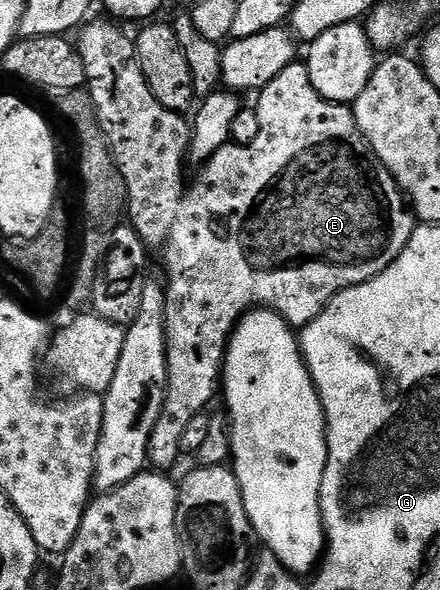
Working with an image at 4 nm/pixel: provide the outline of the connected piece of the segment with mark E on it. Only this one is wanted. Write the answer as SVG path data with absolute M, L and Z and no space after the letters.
M95 20L84 23L78 29L77 47L81 58L87 63L87 83L85 85L93 98L95 112L103 126L103 133L107 136L107 143L115 156L117 166L125 178L127 187L127 216L130 227L143 239L148 249L163 248L163 268L167 271L165 287L167 301L165 302L165 326L167 327L167 397L164 400L163 412L153 426L152 436L148 442L147 459L150 467L155 470L171 470L179 460L179 447L183 444L183 435L187 427L203 412L203 407L214 398L215 392L220 391L221 377L223 375L223 361L227 359L227 344L231 341L231 333L240 320L252 309L267 309L279 313L280 318L287 321L296 330L306 329L321 314L321 310L341 290L352 288L358 284L369 282L375 276L381 275L407 248L409 238L417 227L417 217L409 207L403 192L399 189L389 170L377 158L377 154L369 146L369 142L361 134L355 121L355 113L346 104L338 104L326 100L313 86L309 78L306 63L296 62L285 66L273 82L269 82L258 93L259 104L257 111L261 118L261 130L251 144L228 143L213 158L202 165L195 185L188 192L183 192L183 160L189 156L189 120L186 115L165 110L157 98L153 98L153 90L149 90L149 82L145 82L145 74L141 70L139 60L135 56L135 42L129 35L126 36L118 23L107 20Z

